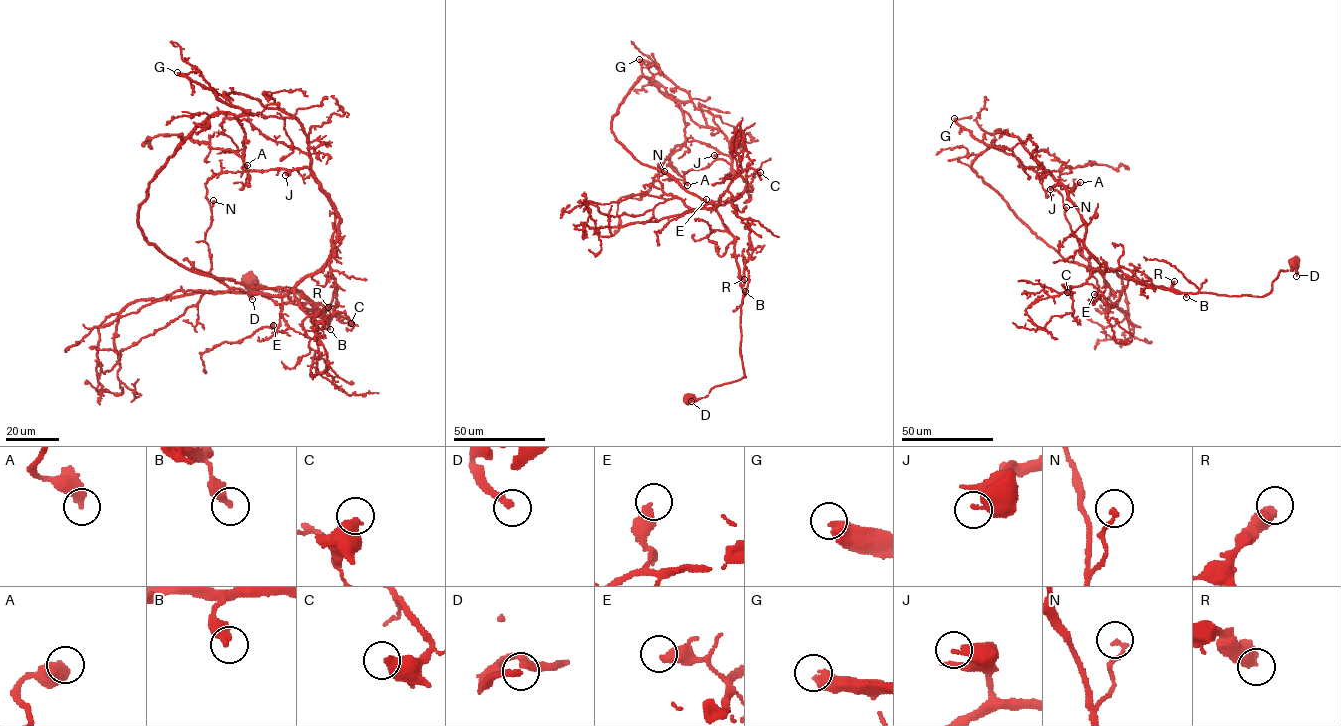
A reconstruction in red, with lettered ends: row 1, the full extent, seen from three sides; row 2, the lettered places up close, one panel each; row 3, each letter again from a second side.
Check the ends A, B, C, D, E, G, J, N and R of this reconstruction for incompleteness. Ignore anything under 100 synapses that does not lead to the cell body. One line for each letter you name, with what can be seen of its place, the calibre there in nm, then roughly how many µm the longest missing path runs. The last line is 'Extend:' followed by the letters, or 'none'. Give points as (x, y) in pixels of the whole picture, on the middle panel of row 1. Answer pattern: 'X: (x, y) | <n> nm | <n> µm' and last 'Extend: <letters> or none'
G: (639, 59) | 600 nm | 70 µm
Extend: G

